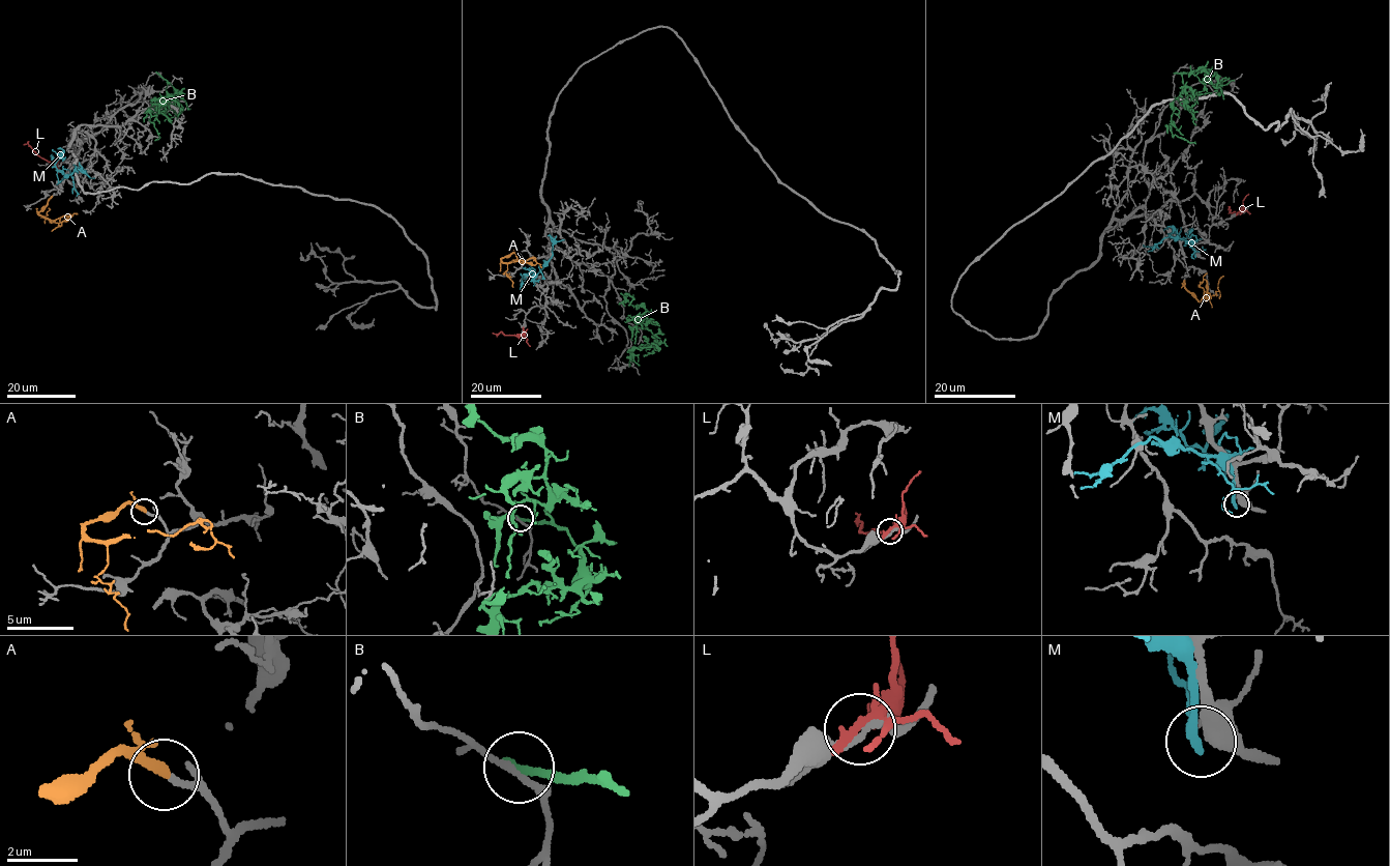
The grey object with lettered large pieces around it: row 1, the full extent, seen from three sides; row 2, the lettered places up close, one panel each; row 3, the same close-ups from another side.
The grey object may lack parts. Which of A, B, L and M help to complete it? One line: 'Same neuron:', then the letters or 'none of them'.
Same neuron: A

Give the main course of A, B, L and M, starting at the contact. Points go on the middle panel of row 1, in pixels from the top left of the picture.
A: (518, 255), (514, 253), (502, 258), (504, 262), (519, 259), (538, 263), (541, 267)
B: (638, 327), (646, 328), (644, 308), (633, 307), (625, 293), (633, 299), (628, 306)
L: (524, 330), (516, 335), (492, 333)
M: (524, 275), (536, 275), (552, 255), (553, 244), (564, 239)

